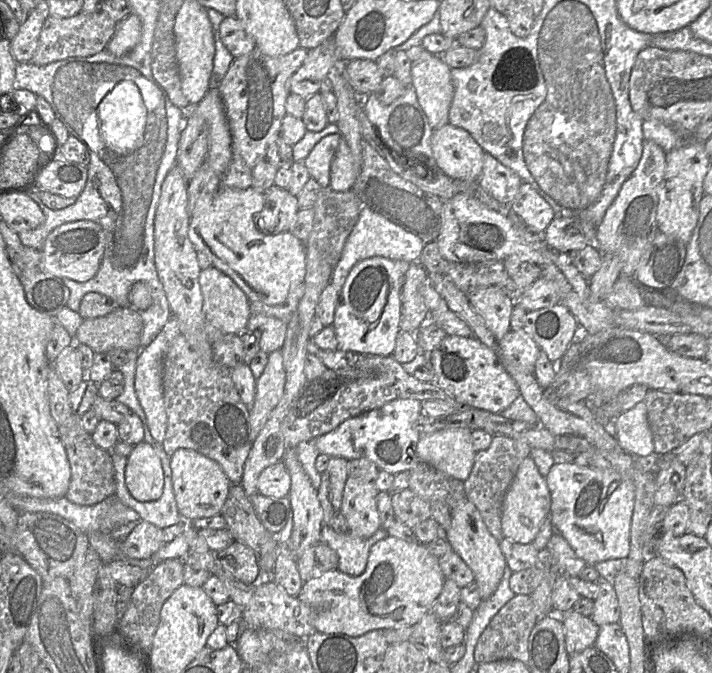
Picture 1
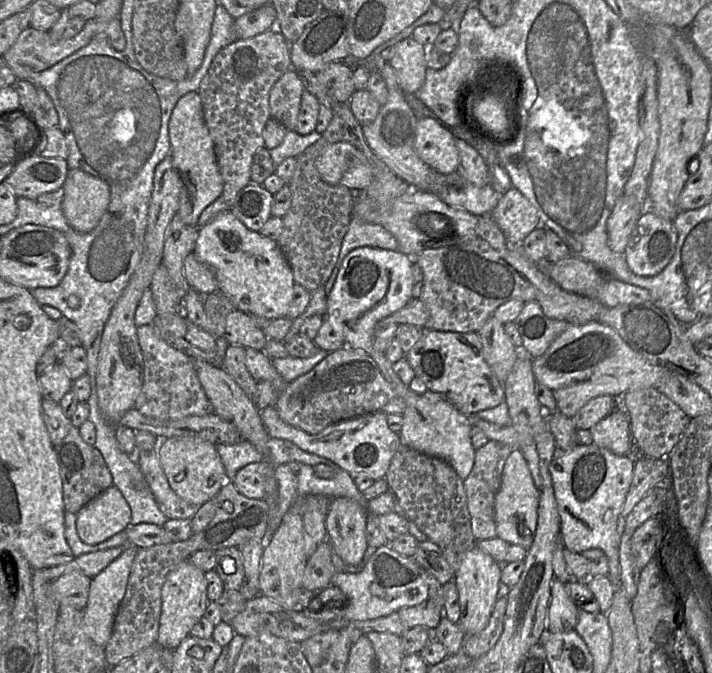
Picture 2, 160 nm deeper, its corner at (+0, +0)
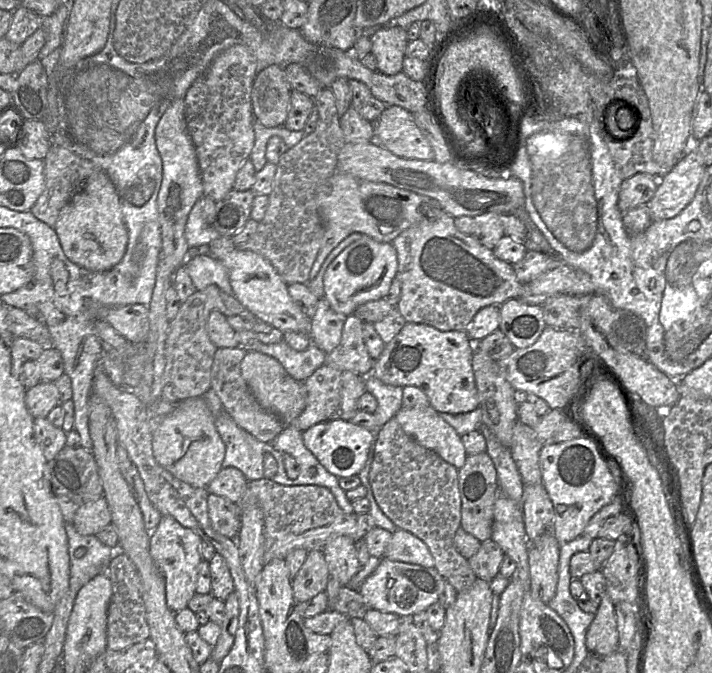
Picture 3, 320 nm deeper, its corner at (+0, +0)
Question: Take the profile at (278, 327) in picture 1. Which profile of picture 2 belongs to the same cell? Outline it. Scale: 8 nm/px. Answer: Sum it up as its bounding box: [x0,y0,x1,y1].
[223,309,269,351]

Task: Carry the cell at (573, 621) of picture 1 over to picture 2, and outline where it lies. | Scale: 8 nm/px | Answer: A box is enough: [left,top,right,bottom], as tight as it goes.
[548,578,578,633]

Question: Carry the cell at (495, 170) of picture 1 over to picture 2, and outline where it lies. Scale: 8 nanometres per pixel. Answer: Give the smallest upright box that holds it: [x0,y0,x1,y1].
[456,138,490,185]

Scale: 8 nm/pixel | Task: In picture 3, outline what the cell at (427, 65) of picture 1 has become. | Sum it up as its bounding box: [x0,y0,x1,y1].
[370,26,408,75]

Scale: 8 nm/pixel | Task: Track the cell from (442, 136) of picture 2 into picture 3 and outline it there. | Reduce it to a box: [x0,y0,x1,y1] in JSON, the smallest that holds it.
[374,106,434,161]

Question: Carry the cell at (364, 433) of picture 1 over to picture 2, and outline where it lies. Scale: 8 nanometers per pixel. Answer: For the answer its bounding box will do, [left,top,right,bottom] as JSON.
[259,407,402,480]

